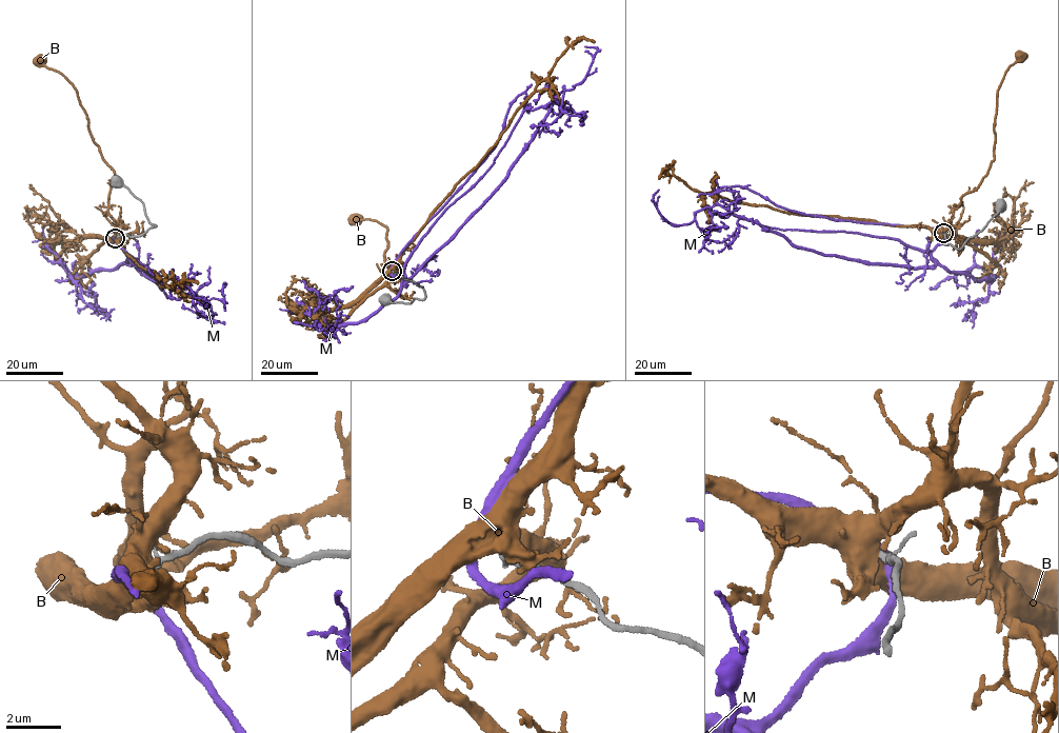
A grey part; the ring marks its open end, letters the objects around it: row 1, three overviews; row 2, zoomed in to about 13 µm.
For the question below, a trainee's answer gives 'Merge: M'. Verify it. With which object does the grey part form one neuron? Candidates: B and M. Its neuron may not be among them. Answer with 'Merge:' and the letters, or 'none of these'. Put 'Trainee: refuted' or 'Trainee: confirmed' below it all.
Merge: M
Trainee: confirmed

